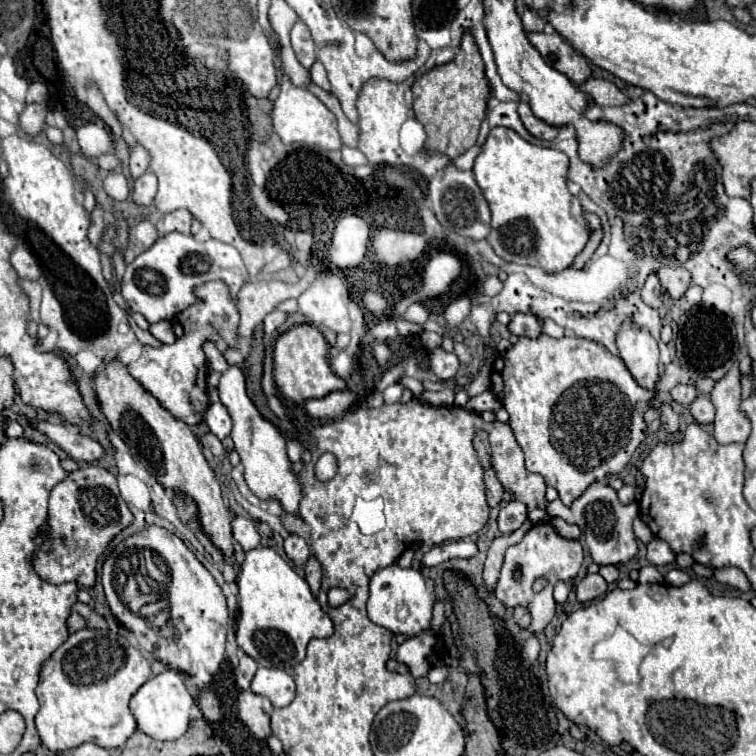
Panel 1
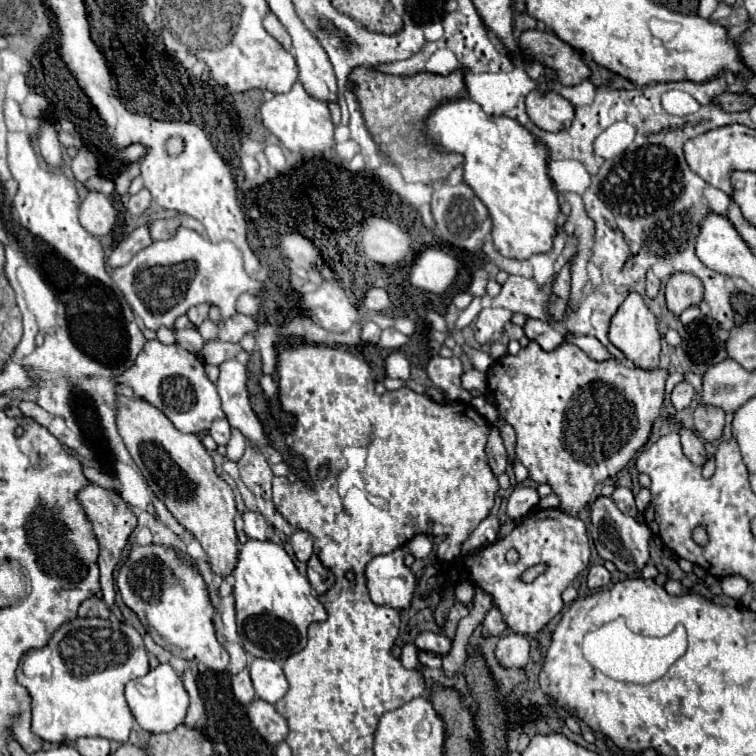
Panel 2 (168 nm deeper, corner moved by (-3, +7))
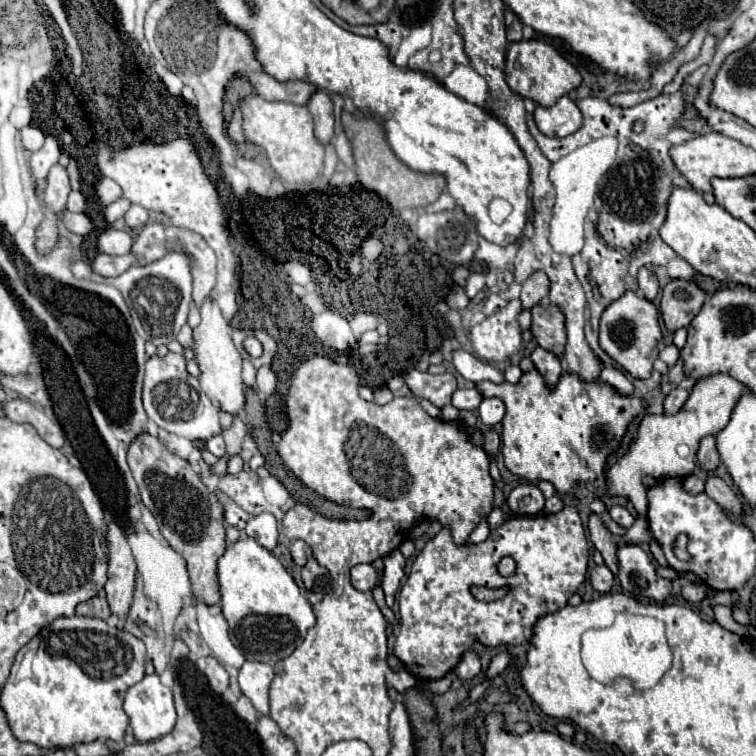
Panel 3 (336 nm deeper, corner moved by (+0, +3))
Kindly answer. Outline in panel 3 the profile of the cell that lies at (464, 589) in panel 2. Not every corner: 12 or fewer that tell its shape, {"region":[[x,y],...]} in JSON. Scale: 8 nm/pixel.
{"region":[[471,648],[455,668],[461,680],[481,672],[479,654]]}

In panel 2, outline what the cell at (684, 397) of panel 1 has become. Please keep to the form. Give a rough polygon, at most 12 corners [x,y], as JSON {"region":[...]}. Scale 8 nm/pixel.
{"region":[[680,382],[672,390],[676,410],[686,408],[696,396],[688,382]]}

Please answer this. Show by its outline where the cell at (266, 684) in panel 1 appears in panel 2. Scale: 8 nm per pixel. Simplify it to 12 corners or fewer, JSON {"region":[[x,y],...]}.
{"region":[[274,660],[248,666],[256,696],[276,704],[286,692],[284,670]]}

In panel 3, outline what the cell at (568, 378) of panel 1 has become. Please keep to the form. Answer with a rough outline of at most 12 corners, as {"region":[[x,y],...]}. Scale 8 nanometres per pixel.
{"region":[[537,368],[479,382],[505,402],[504,463],[559,496],[605,474],[649,408]]}

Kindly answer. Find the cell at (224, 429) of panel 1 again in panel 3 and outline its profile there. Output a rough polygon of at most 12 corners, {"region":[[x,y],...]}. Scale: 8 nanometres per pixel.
{"region":[[223,436],[209,438],[207,450],[215,456],[225,454]]}

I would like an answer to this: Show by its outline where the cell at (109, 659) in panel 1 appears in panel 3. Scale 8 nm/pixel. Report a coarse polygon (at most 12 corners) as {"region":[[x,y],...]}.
{"region":[[57,618],[1,692],[17,740],[123,740],[145,644]]}

